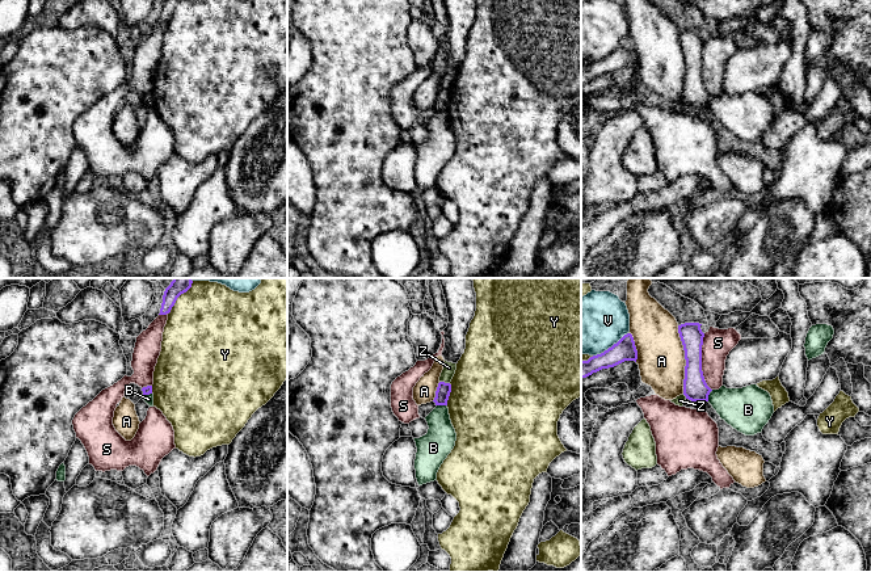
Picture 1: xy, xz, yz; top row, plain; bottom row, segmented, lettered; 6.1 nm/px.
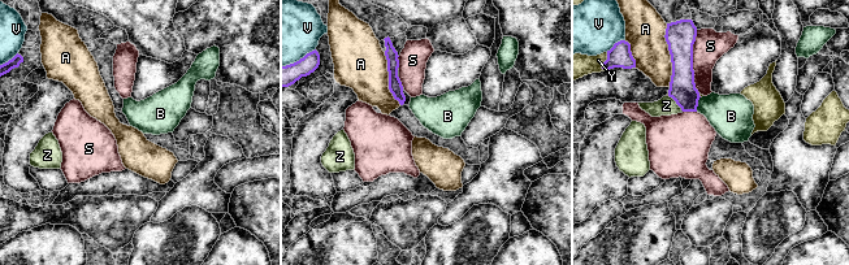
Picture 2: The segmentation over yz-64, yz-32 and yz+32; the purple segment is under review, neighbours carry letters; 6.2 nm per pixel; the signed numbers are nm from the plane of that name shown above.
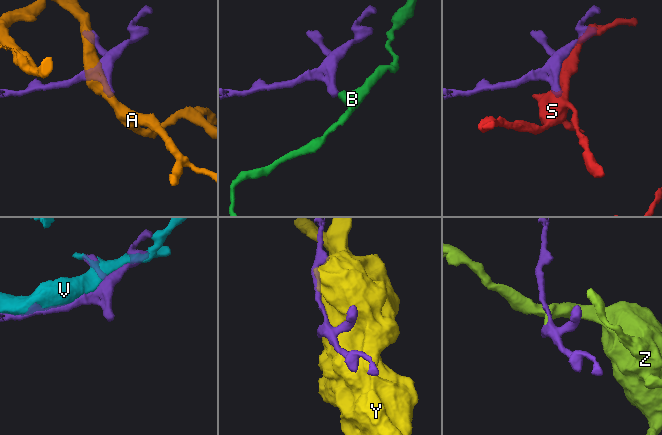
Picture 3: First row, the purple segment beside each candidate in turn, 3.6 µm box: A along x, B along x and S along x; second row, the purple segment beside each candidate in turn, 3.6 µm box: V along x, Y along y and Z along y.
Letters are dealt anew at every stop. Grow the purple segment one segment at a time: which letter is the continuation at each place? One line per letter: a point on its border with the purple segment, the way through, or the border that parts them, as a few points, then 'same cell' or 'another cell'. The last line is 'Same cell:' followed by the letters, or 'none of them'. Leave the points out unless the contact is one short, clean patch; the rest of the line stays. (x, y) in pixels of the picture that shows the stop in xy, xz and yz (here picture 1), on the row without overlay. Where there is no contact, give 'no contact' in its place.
A: yz (685, 64) | another cell
B: yz (708, 100) | along yz (712, 96), (707, 106) | another cell
S: yz (701, 68) | another cell
V: yz (611, 53) | another cell
Y: xz (449, 100) | another cell
Z: xz (444, 88) | along xz (440, 87), (449, 89) | another cell
Same cell: none of them

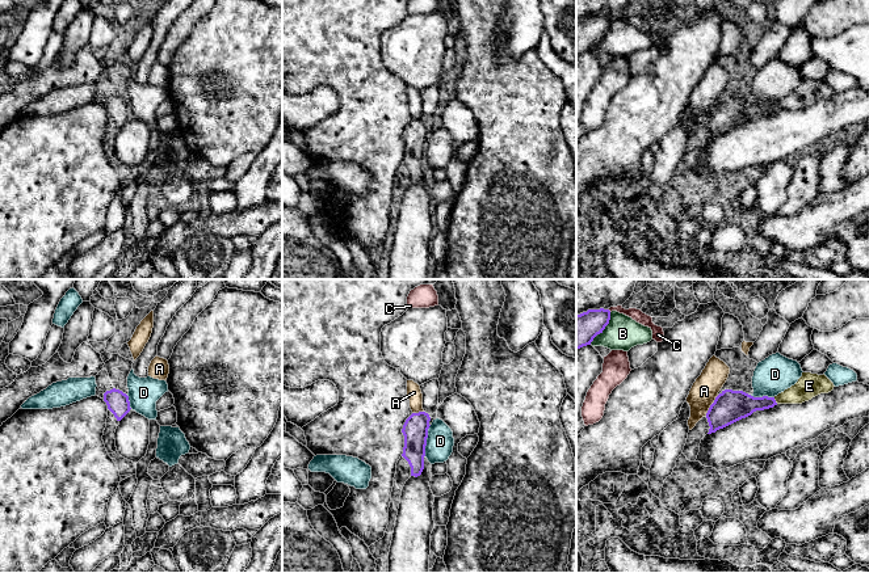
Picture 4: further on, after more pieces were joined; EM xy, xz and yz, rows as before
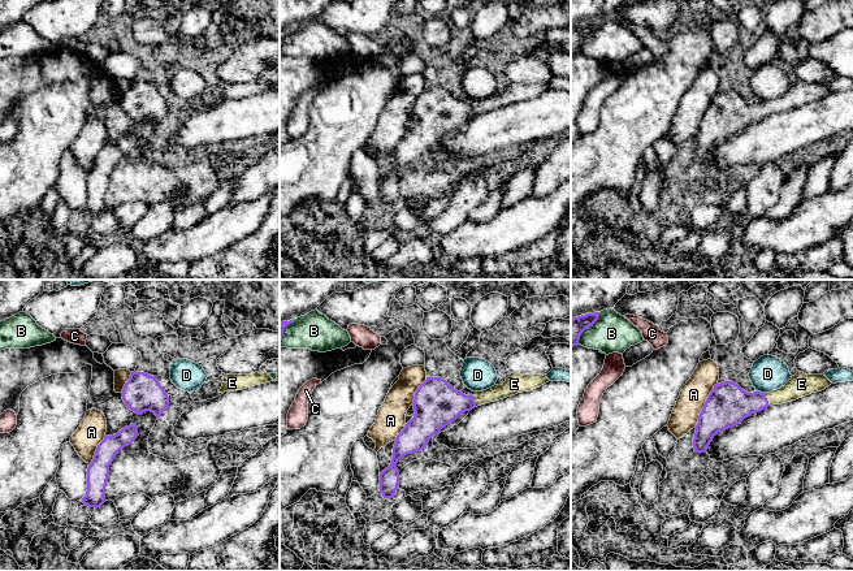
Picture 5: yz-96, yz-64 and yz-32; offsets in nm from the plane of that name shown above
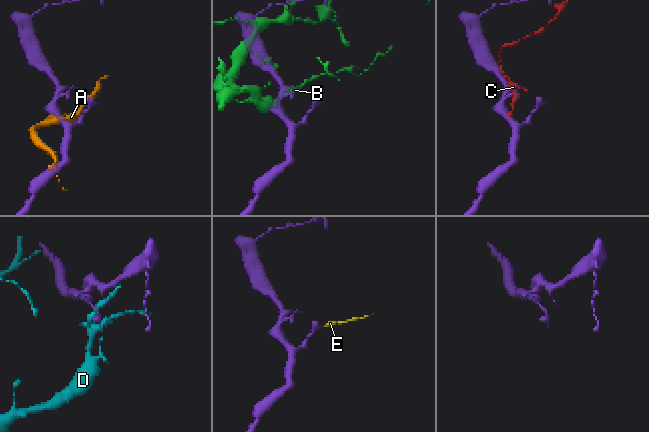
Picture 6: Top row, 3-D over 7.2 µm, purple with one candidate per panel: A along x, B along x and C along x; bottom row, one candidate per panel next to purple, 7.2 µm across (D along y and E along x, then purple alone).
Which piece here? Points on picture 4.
A: yz (710, 112) | another cell
B: yz (604, 34) | another cell
C: no contact | another cell
D: xz (425, 147) | another cell
E: yz (775, 106) | across yz (735, 112), (760, 110), (775, 106), (796, 101), (809, 92) | same cell
Same cell: E

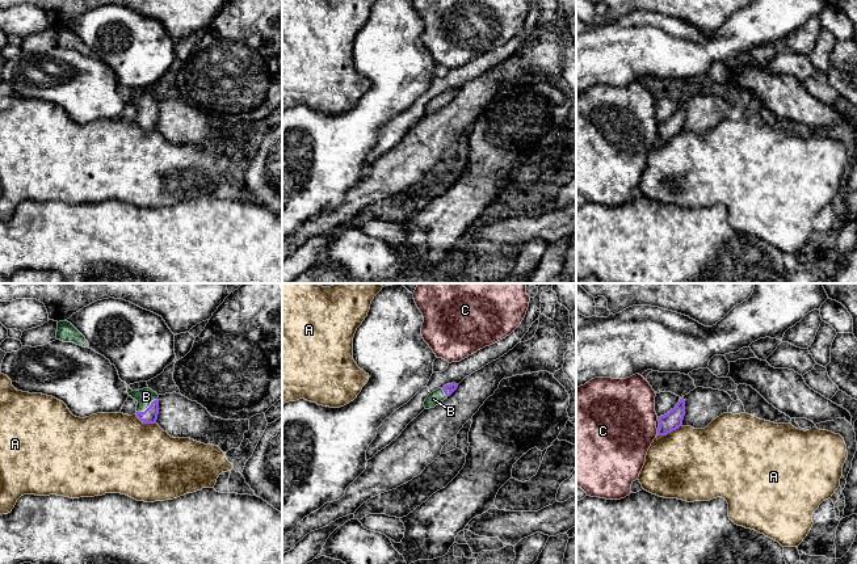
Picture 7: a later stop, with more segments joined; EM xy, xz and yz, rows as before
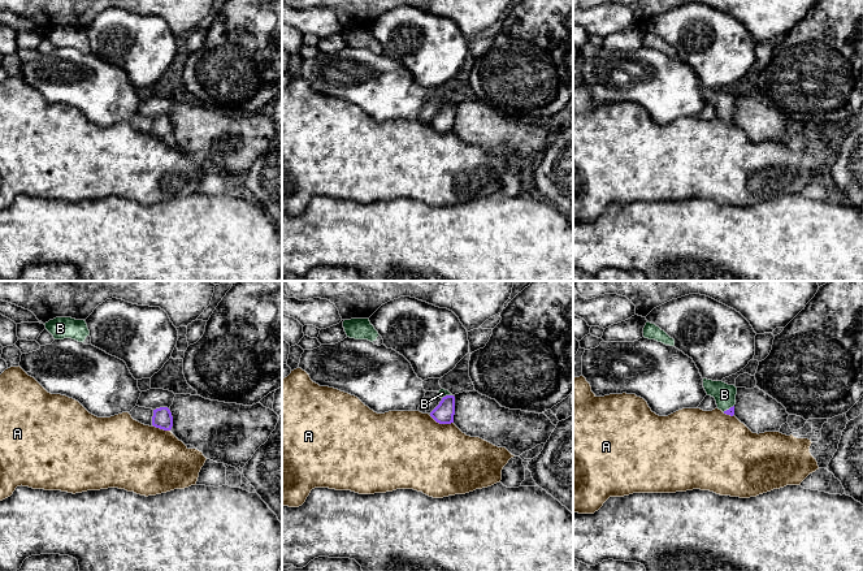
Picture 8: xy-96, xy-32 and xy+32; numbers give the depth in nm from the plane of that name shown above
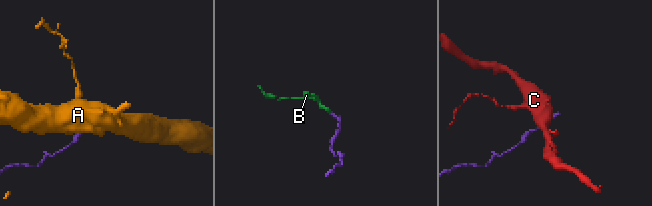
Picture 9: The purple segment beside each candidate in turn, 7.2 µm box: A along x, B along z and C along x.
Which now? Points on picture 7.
A: yz (669, 138) | along yz (681, 131), (666, 140), (658, 142) | another cell
B: xy (147, 114) | across xy (150, 122), (147, 114), (146, 102) | same cell
C: yz (658, 138) | along yz (656, 135), (658, 140) | another cell
Same cell: B

